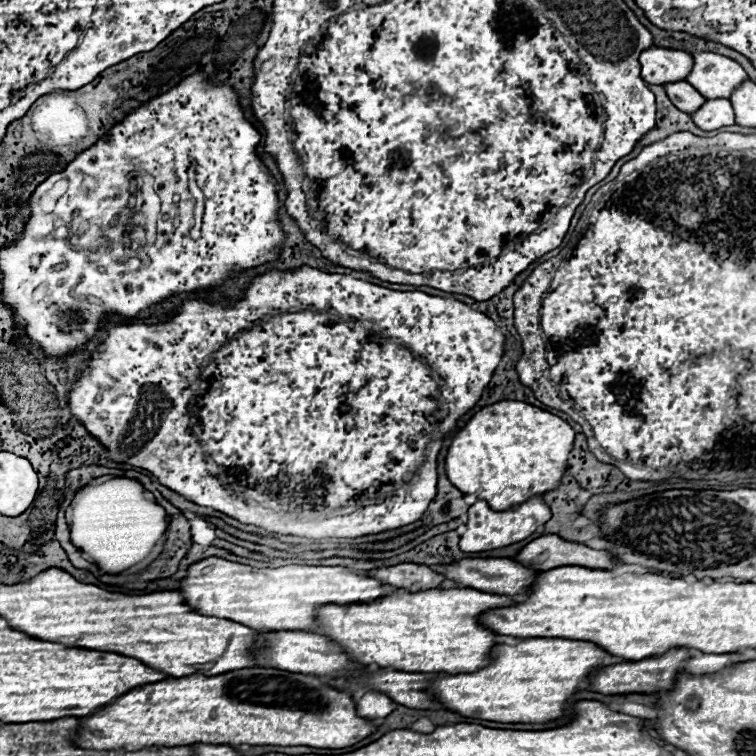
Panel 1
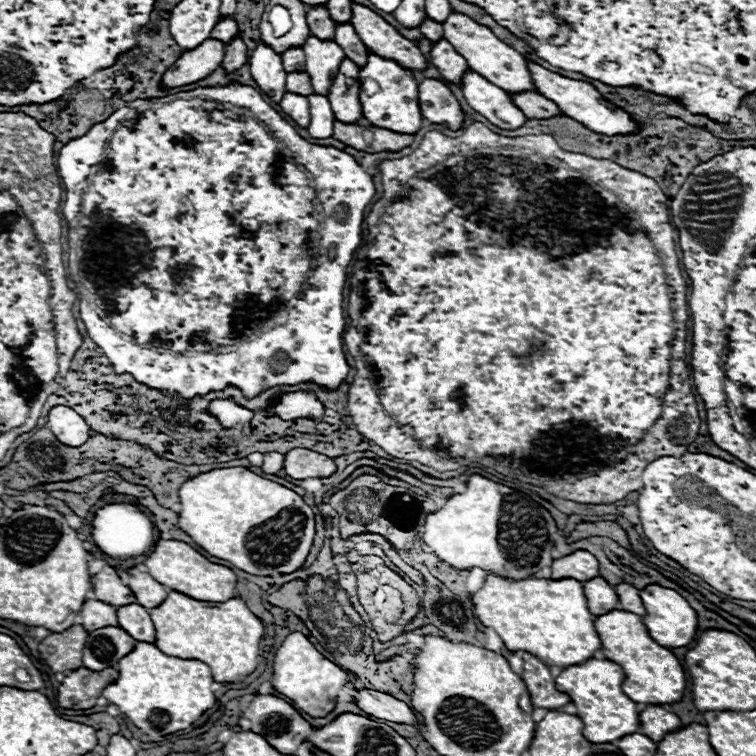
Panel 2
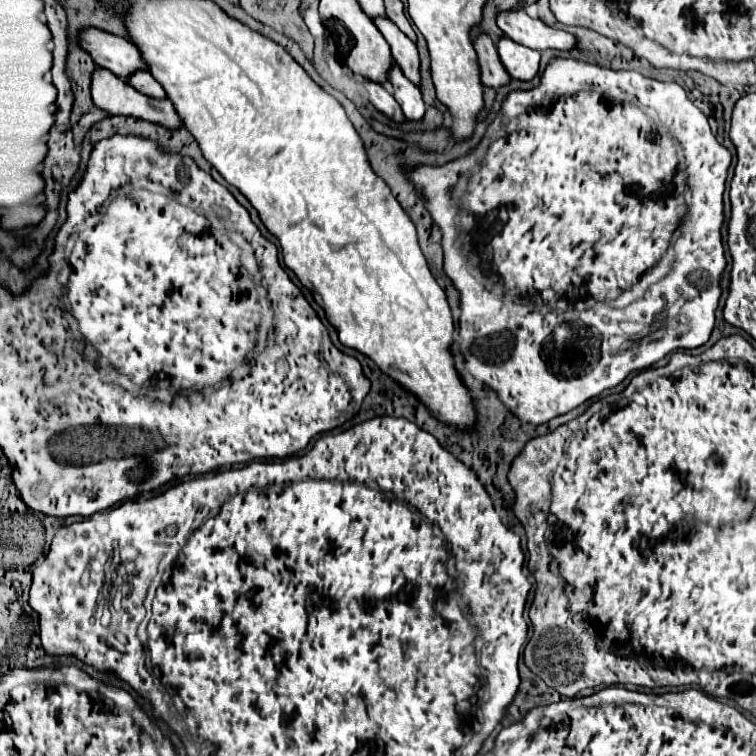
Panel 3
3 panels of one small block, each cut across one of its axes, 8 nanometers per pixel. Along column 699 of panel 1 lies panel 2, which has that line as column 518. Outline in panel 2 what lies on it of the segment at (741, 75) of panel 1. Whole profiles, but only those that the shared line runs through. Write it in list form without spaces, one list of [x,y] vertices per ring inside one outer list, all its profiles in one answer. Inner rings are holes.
[[[450,12],[448,18],[442,22],[444,28],[444,38],[456,48],[456,52],[460,56],[464,56],[464,60],[468,62],[468,66],[478,72],[480,76],[484,76],[488,82],[500,86],[506,92],[520,92],[520,90],[536,90],[528,68],[526,68],[526,60],[520,52],[516,52],[512,46],[504,44],[500,38],[494,36],[494,32],[478,22],[474,22],[472,18],[460,14],[460,12]]]

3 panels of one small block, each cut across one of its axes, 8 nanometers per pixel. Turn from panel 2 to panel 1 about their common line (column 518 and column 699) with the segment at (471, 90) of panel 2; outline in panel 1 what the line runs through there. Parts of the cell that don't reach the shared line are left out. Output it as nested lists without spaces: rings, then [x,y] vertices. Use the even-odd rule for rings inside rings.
[[[706,100],[706,104],[692,114],[692,120],[700,124],[702,130],[718,130],[736,122],[730,100]]]

